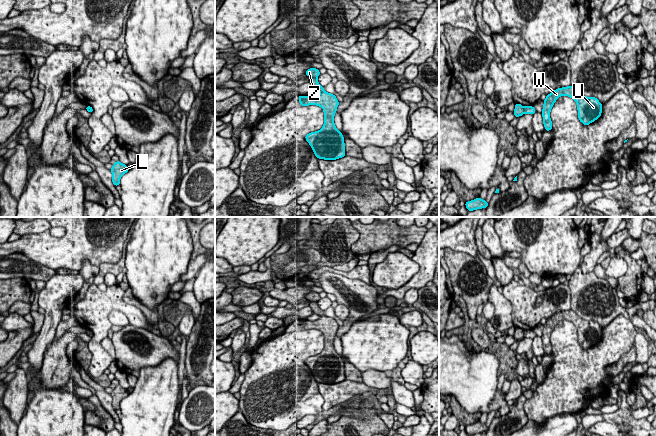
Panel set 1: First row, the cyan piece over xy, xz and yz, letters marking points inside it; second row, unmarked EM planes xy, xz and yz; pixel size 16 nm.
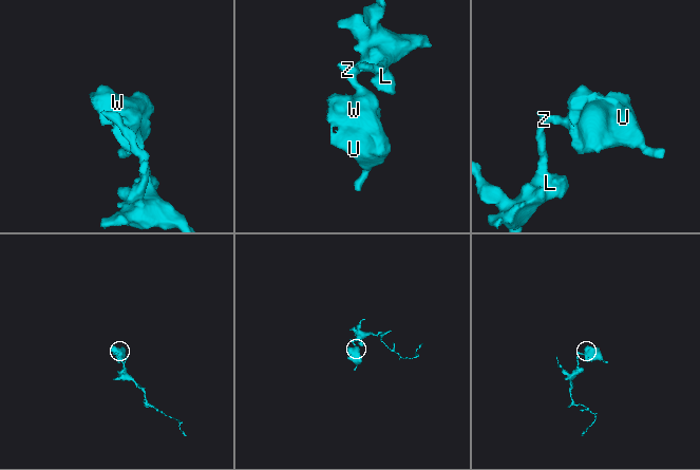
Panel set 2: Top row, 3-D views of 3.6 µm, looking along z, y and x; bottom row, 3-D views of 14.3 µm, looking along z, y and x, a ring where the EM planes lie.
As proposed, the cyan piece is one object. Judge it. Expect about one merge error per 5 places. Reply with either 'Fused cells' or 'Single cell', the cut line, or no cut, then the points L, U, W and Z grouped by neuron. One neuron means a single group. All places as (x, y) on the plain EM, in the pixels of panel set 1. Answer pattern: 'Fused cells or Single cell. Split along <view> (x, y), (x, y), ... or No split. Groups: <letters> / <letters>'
Fused cells. Split along xz (311, 301), (316, 302). Groups: L Z / U W

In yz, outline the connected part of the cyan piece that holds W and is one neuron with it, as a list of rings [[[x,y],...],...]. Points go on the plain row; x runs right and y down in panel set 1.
[[[573,310],[558,312],[546,319],[546,323],[544,324],[541,338],[546,355],[552,354],[550,336],[560,320],[571,321],[577,327],[578,342],[584,350],[589,349],[601,340],[602,327],[597,322],[582,319]]]

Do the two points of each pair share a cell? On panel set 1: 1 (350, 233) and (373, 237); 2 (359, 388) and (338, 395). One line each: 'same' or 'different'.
1: different
2: same

